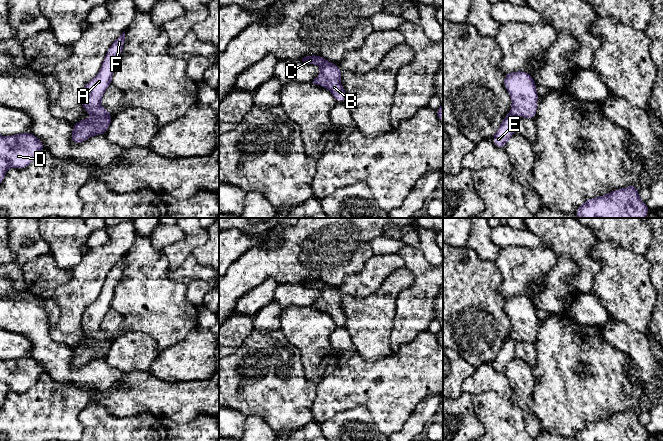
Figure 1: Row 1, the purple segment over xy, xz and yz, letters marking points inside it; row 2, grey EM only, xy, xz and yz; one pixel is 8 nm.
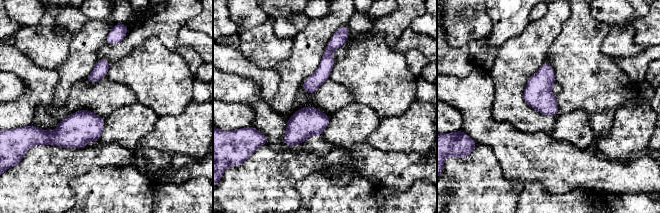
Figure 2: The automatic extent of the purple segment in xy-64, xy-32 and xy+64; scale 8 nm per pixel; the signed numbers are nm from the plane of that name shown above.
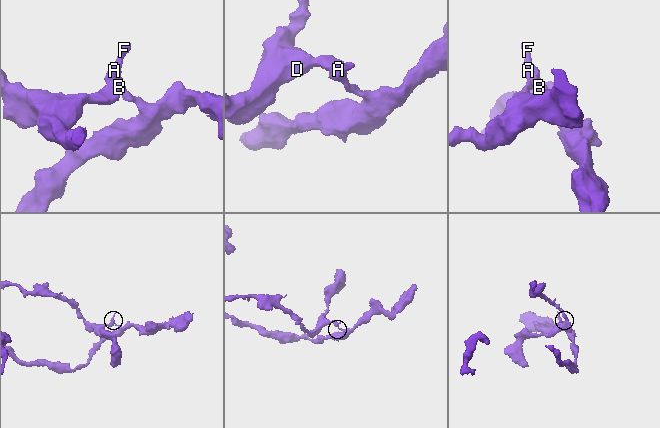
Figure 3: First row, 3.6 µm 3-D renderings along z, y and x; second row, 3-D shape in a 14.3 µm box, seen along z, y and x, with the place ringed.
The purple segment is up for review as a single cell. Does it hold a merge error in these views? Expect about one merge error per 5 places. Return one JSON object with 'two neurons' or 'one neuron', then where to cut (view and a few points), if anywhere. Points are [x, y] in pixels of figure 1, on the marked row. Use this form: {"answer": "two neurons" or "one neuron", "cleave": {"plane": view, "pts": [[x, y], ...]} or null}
{"answer": "two neurons", "cleave": {"plane": "xy", "pts": [[89, 112], [95, 115], [110, 117]]}}

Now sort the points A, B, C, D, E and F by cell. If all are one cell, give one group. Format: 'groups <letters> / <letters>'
groups A B F / C D E

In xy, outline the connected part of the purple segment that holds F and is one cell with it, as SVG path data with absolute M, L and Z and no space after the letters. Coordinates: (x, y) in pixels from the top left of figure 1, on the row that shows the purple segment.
M125 31L107 50L98 74L84 86L80 99L83 108L88 113L102 117L112 117L111 113L106 108L101 106L101 99L108 86L112 84L114 65L117 58L123 52L124 41Z

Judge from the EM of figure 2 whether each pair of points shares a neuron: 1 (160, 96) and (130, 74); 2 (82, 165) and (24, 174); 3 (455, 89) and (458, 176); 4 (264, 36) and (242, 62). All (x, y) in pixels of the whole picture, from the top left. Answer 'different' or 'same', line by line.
1: same
2: same
3: different
4: different

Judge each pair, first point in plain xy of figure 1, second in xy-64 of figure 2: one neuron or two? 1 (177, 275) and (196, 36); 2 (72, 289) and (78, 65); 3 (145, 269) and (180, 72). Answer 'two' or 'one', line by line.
1: one
2: one
3: one

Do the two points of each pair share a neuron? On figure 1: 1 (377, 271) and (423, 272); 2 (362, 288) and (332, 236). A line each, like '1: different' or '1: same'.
1: different
2: different

